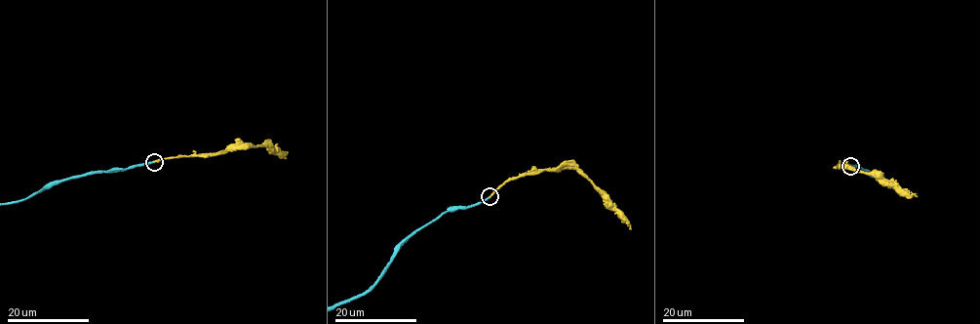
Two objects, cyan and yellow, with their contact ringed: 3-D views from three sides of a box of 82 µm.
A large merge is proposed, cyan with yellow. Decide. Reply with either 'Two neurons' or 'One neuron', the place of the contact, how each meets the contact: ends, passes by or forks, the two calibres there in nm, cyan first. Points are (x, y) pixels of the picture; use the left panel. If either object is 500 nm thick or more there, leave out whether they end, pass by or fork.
One neuron. Place: (154, 162). At the ring cyan ends. At the ring yellow ends. Thickness 320 nm (cyan) against 320 nm

